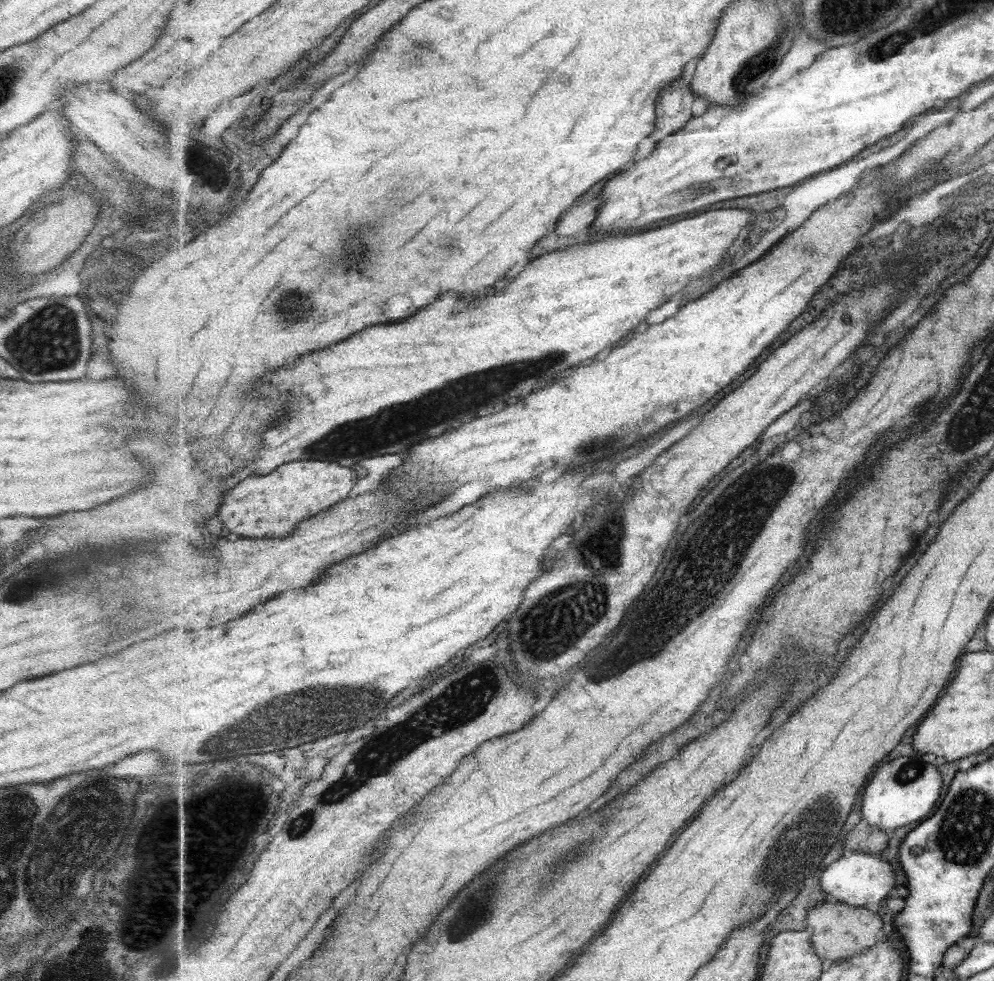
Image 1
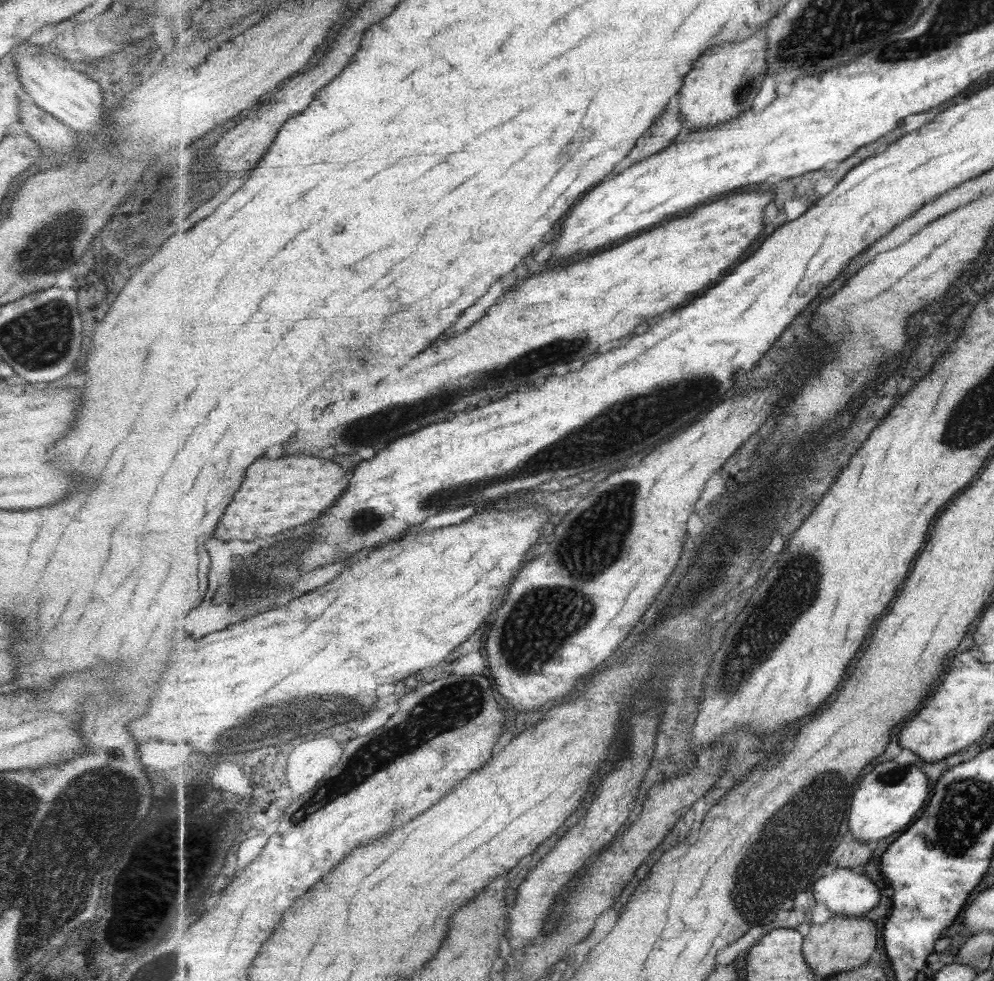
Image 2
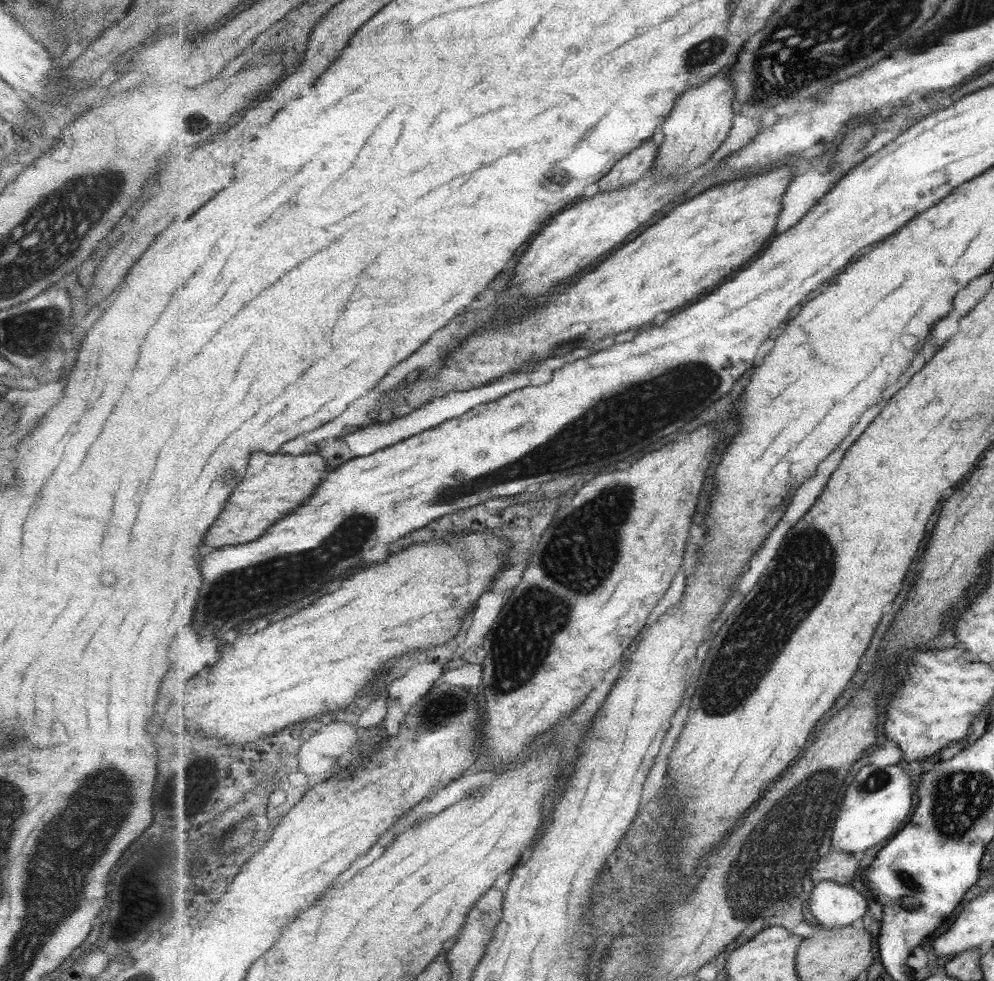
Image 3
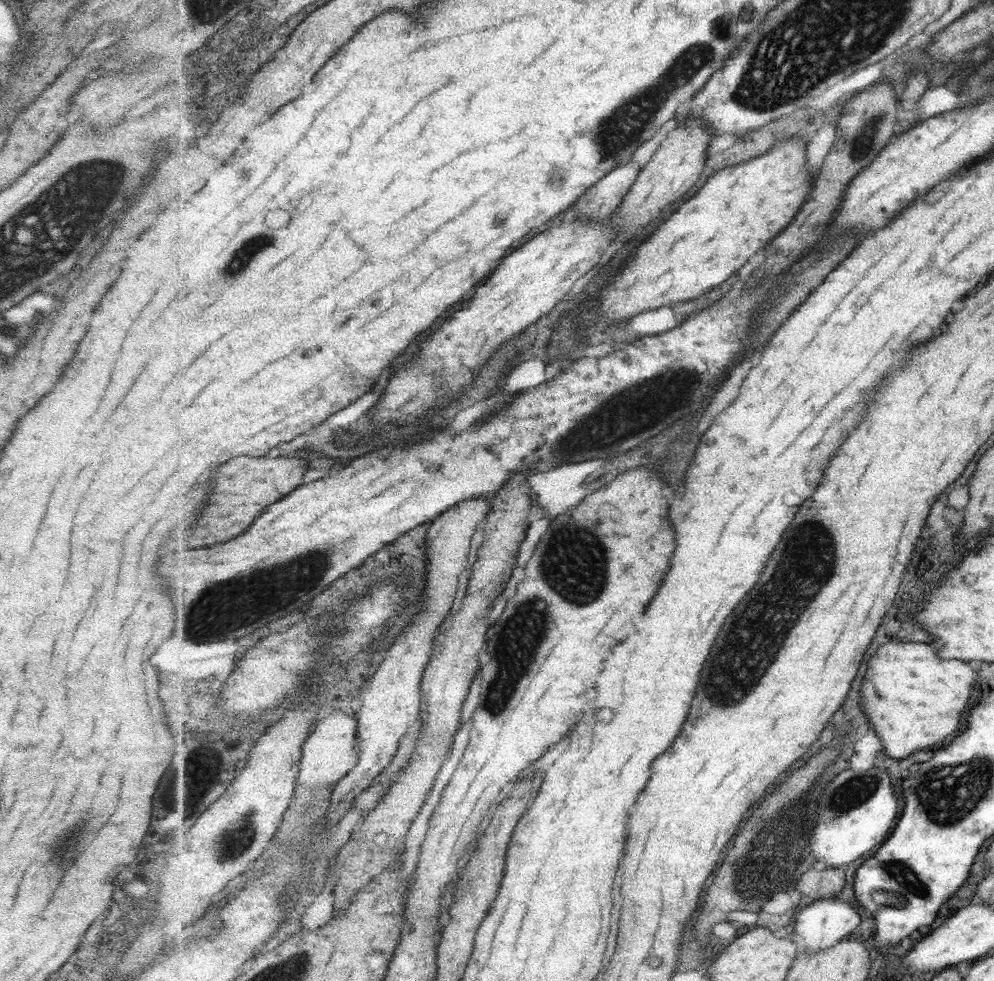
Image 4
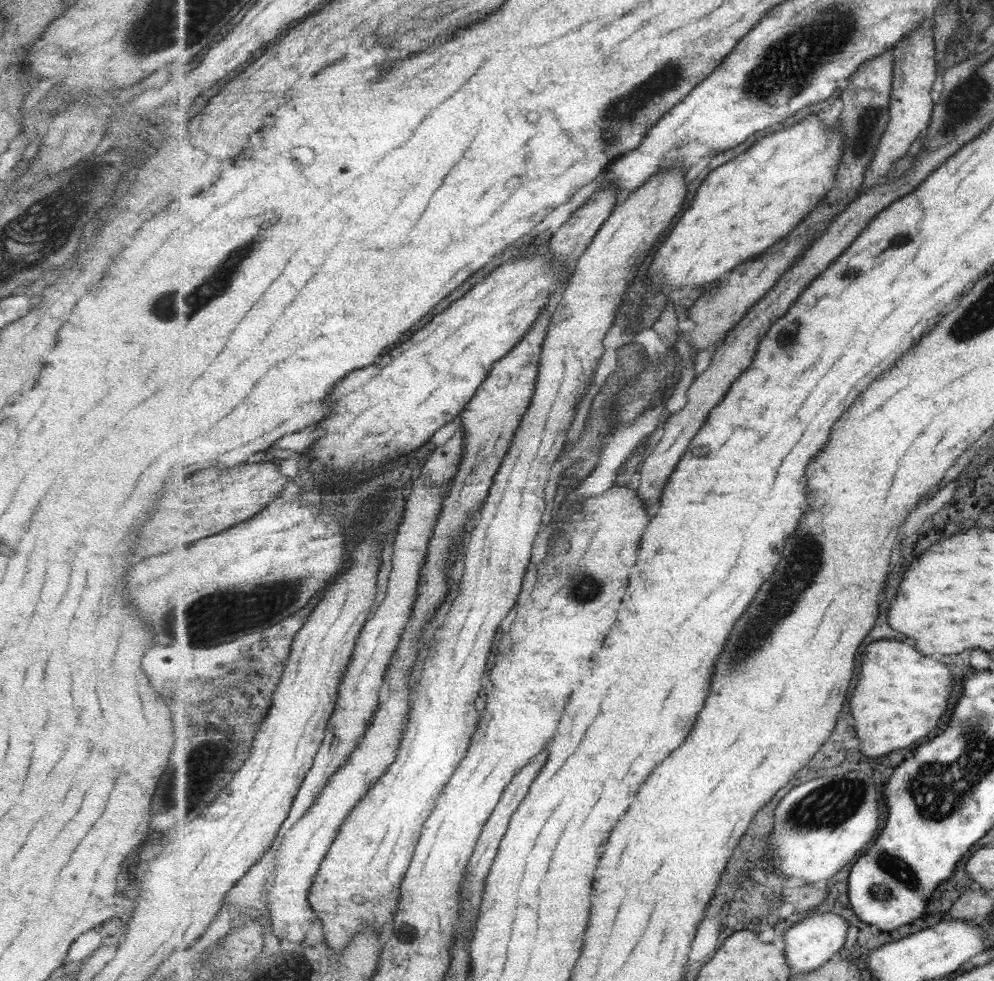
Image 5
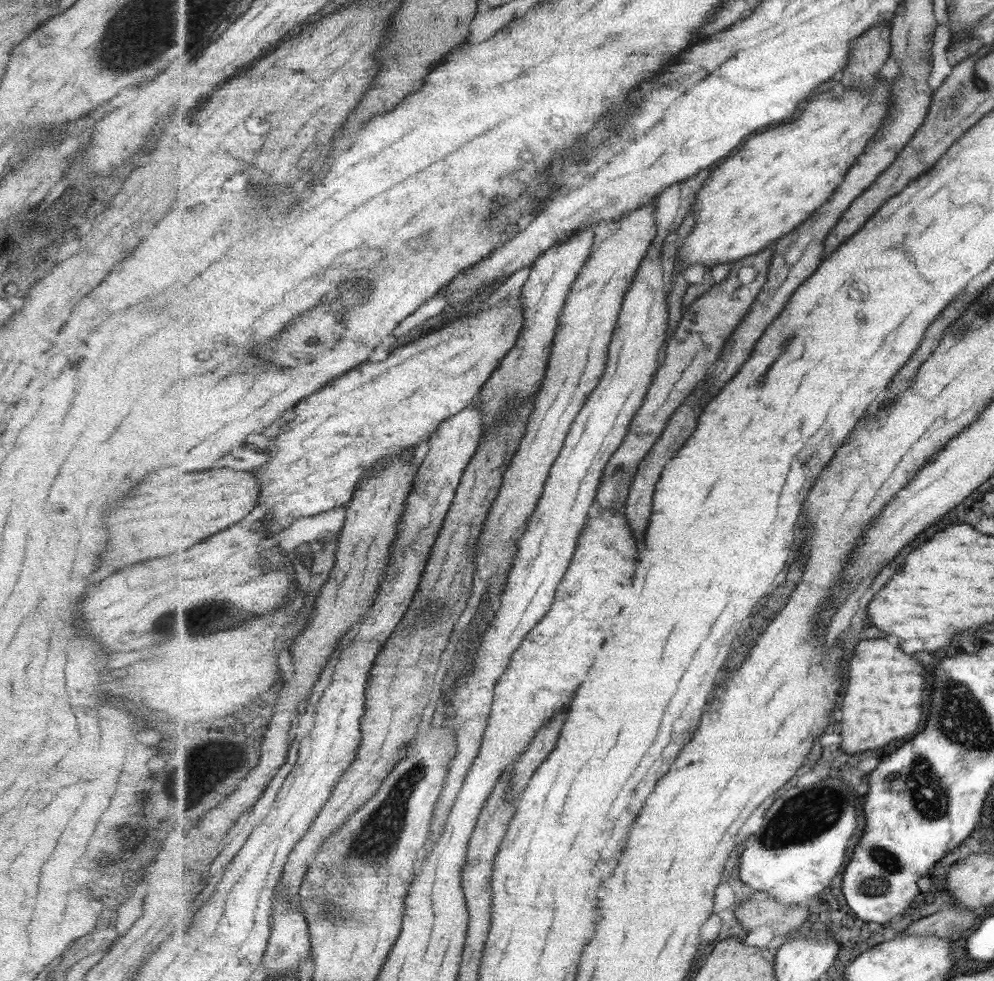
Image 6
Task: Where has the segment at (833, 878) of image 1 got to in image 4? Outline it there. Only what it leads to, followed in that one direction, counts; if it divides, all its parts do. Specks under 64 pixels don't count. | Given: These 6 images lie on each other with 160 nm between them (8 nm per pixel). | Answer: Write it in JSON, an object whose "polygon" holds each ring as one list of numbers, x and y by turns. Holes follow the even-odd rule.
{"polygon":[[835,898,812,902,795,918,793,931,804,938,804,950,811,954,837,946,861,924,859,912]]}

